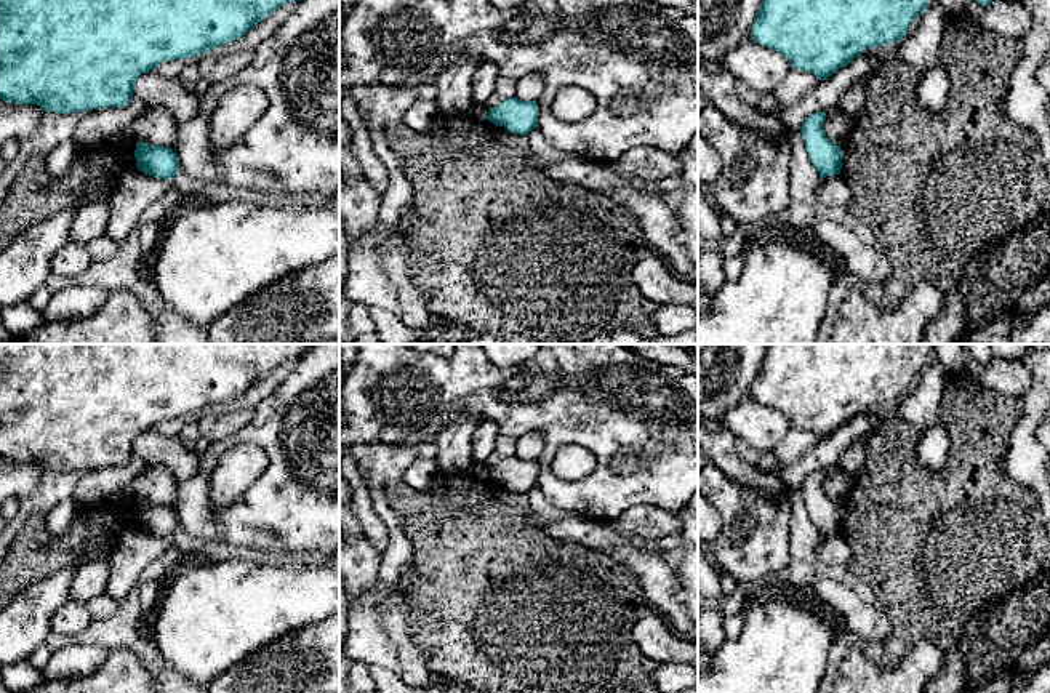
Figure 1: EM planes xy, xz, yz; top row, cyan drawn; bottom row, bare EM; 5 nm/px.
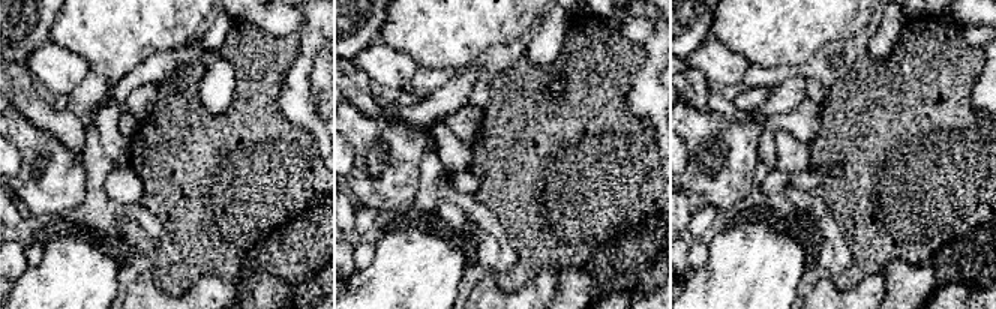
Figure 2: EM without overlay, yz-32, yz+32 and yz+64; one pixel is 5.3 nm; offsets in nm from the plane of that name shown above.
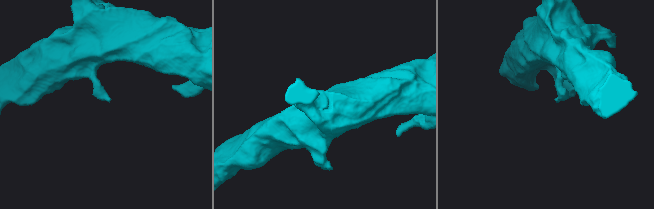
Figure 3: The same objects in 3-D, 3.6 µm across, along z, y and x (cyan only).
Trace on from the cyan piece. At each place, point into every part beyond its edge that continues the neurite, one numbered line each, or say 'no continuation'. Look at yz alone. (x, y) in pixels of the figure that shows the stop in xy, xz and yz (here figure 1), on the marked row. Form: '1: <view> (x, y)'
no continuation

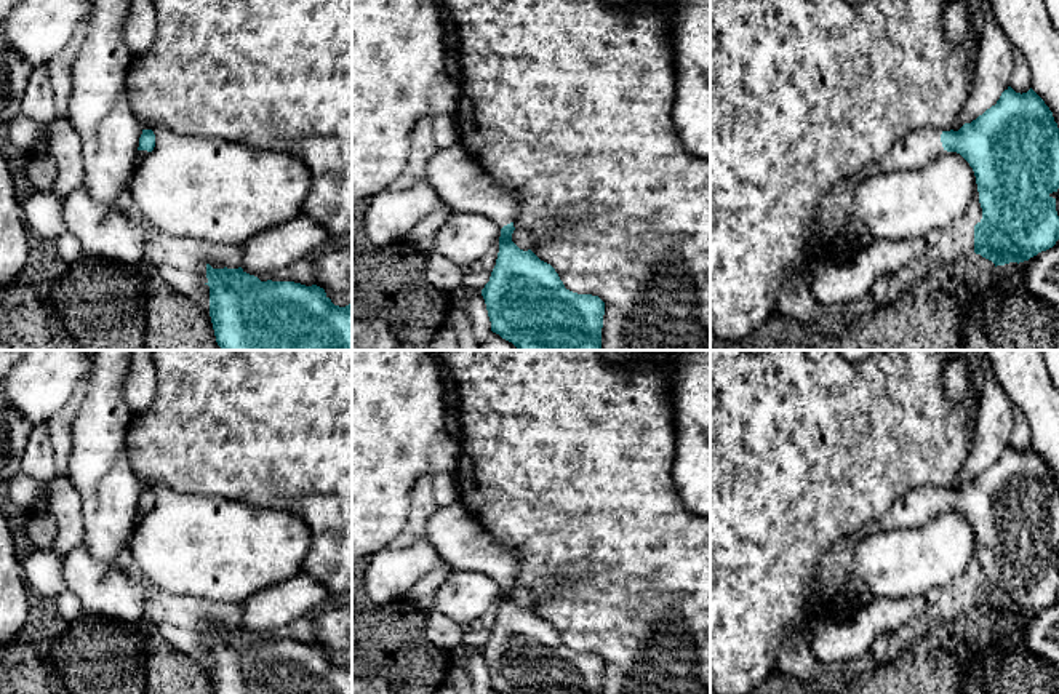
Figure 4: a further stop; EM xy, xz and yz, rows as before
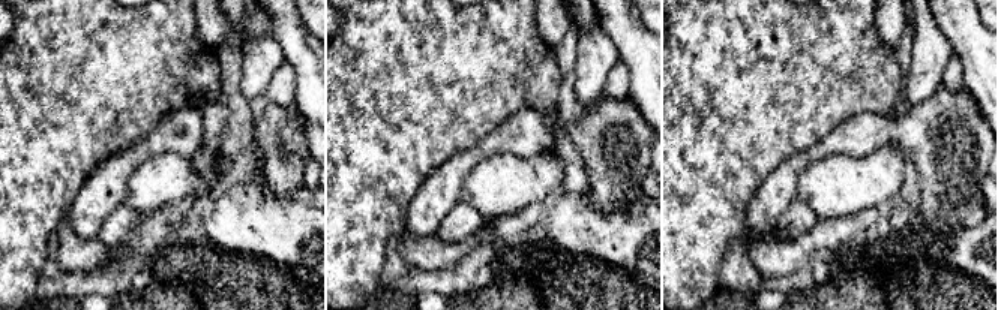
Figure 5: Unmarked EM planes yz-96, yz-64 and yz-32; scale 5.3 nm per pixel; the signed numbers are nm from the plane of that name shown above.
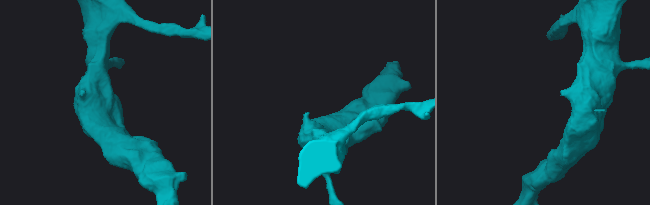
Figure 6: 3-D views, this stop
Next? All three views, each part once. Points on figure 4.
1: yz (920, 147)

